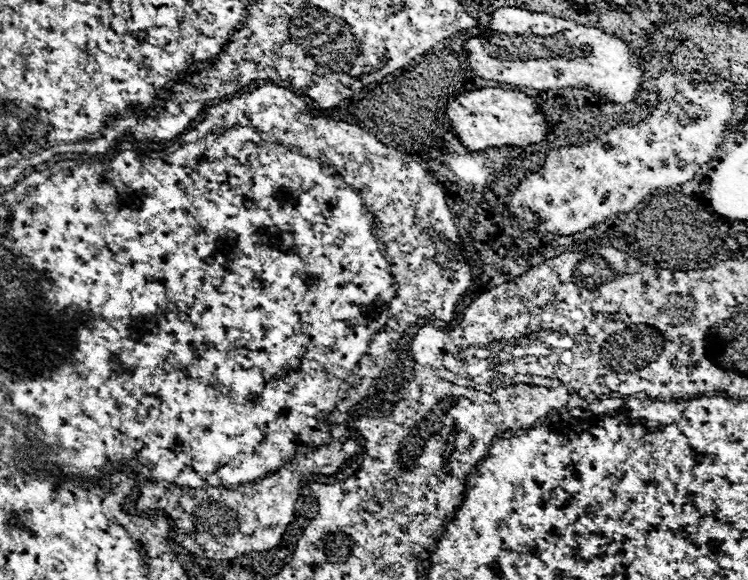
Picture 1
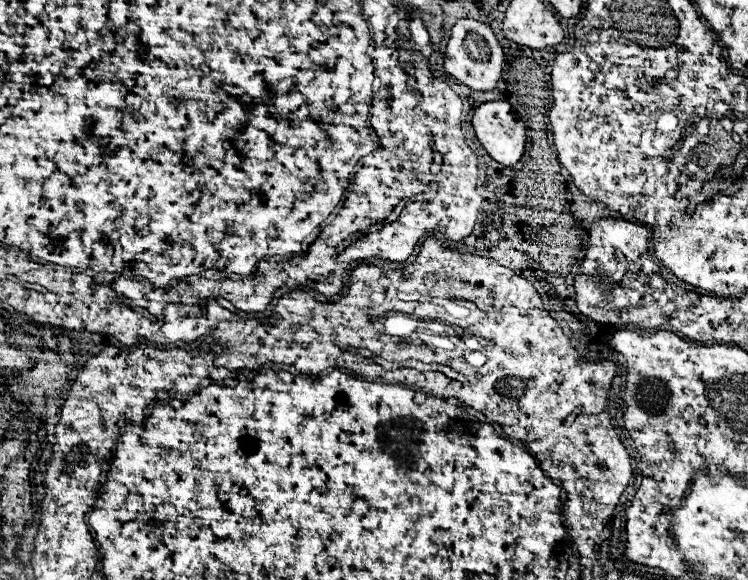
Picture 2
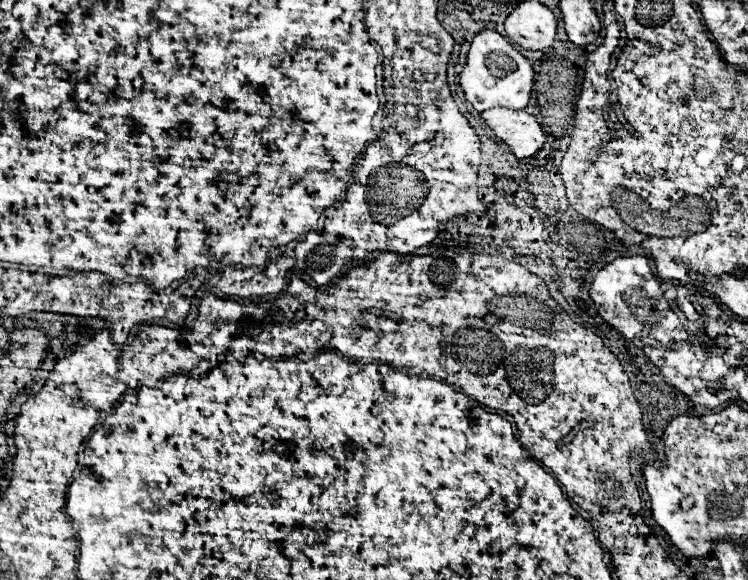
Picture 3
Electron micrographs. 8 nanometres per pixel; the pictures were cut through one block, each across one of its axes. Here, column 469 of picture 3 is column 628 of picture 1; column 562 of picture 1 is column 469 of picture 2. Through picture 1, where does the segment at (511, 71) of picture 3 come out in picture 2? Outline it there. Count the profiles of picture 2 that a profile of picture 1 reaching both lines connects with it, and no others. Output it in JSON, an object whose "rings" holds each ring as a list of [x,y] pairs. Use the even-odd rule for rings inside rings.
{"rings":[[[460,18],[456,22],[450,34],[450,42],[446,46],[446,54],[444,54],[444,68],[448,74],[452,74],[456,80],[460,80],[472,90],[490,92],[496,88],[498,80],[502,78],[504,64],[506,64],[504,50],[488,24],[482,24],[470,18]]]}

